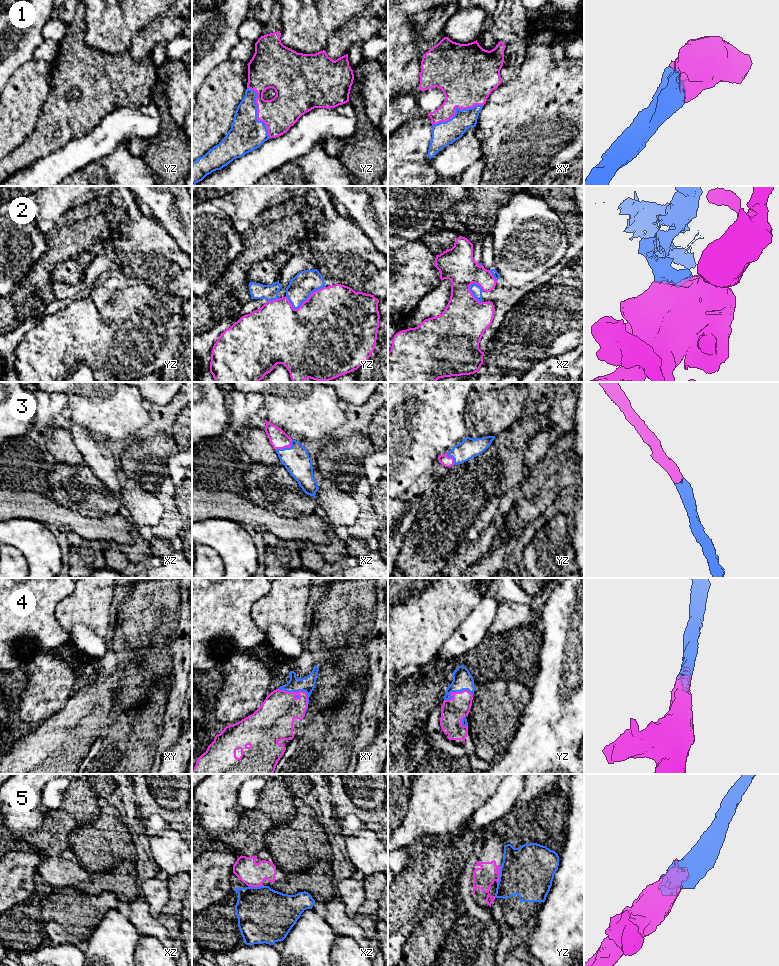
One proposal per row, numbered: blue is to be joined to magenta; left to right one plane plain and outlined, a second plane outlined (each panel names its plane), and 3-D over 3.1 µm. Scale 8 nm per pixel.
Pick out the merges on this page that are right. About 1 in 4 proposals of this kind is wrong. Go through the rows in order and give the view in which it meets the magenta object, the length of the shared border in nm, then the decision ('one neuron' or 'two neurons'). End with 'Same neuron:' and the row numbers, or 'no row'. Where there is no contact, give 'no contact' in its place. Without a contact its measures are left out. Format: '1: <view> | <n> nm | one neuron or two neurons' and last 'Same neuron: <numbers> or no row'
1: yz | 460 nm | one neuron
2: yz | 340 nm | one neuron
3: xz | 160 nm | one neuron
4: xy | 280 nm | one neuron
5: yz | 150 nm | two neurons
Same neuron: 1, 2, 3, 4

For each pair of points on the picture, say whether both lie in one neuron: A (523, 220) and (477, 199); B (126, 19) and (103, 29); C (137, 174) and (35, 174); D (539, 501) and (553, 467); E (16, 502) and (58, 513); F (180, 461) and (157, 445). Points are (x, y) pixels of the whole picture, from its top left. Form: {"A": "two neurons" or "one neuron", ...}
{"A": "two neurons", "B": "one neuron", "C": "two neurons", "D": "one neuron", "E": "one neuron", "F": "two neurons"}

